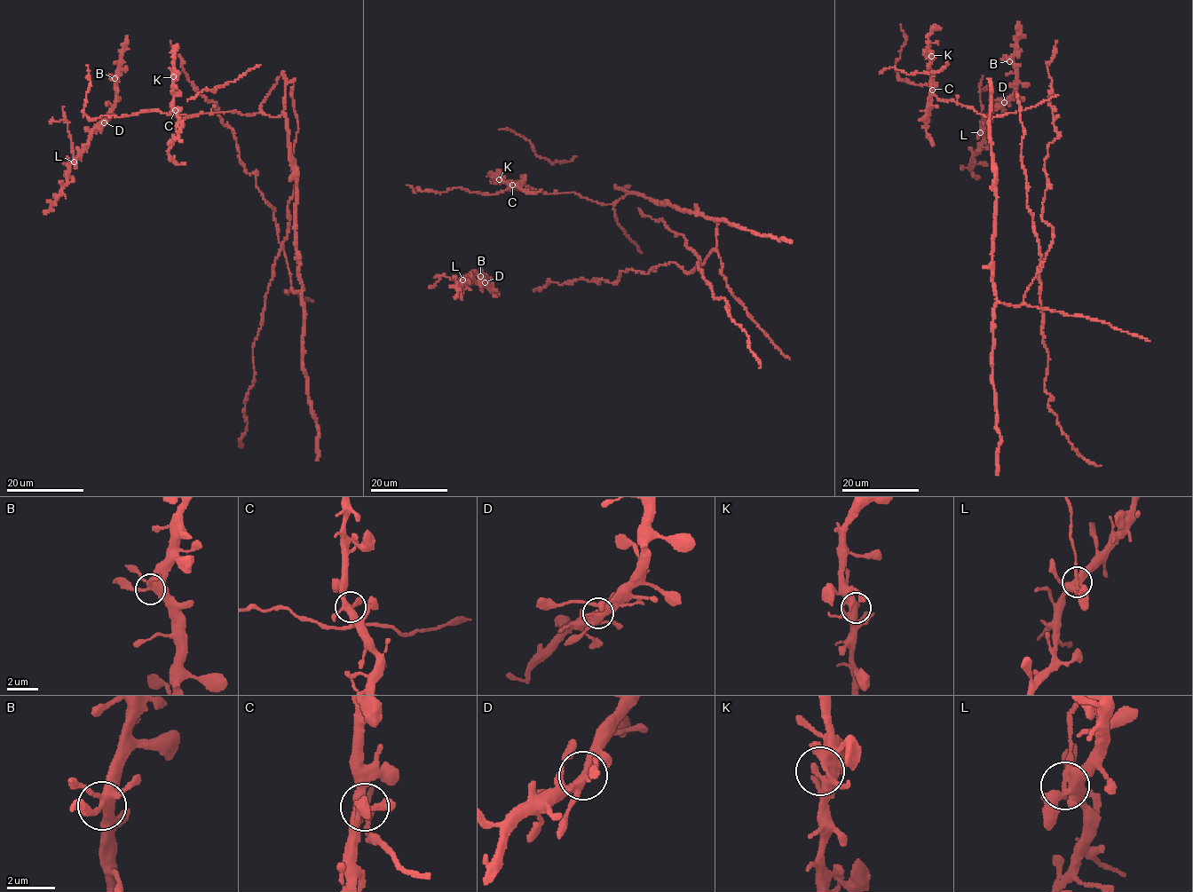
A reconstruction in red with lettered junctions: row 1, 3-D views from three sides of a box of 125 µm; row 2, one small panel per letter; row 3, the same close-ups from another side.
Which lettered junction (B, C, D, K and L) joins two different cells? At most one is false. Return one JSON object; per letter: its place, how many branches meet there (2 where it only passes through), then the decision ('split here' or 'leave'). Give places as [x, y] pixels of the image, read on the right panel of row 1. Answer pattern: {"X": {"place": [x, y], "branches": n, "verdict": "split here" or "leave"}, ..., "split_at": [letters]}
{"B": {"place": [1009, 61], "branches": 4, "verdict": "leave"}, "C": {"place": [932, 90], "branches": 4, "verdict": "leave"}, "D": {"place": [1004, 102], "branches": 4, "verdict": "leave"}, "K": {"place": [931, 56], "branches": 4, "verdict": "leave"}, "L": {"place": [980, 132], "branches": 4, "verdict": "split here"}, "split_at": ["L"]}

